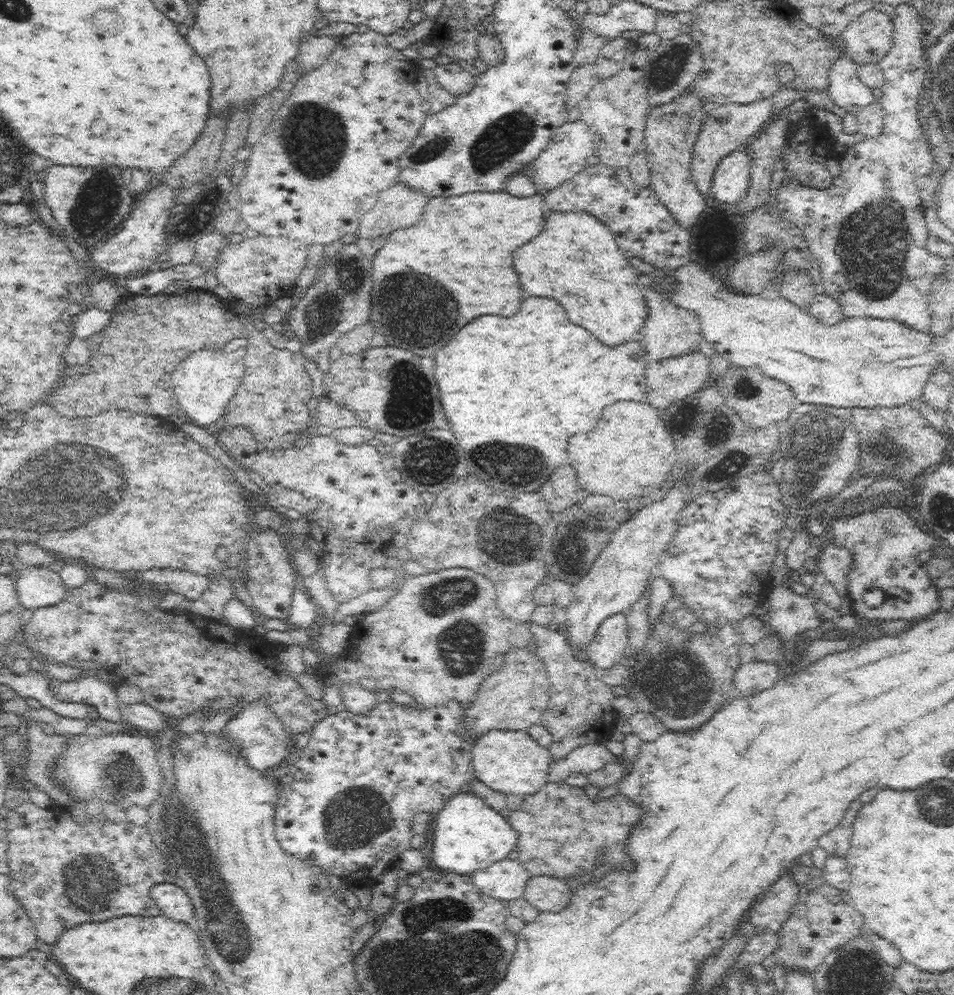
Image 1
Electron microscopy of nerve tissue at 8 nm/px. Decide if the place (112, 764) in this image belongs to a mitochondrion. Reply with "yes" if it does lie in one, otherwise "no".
yes

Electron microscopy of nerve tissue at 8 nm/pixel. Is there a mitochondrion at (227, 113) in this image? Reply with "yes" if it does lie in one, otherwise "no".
no

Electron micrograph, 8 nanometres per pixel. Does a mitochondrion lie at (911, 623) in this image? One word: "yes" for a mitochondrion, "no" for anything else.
no

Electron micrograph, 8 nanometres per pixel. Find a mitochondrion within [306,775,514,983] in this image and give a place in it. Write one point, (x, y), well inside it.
(351, 820)

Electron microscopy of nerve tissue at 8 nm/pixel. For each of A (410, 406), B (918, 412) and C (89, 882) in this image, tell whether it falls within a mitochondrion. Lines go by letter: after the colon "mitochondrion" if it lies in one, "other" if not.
A: mitochondrion
B: other
C: mitochondrion

